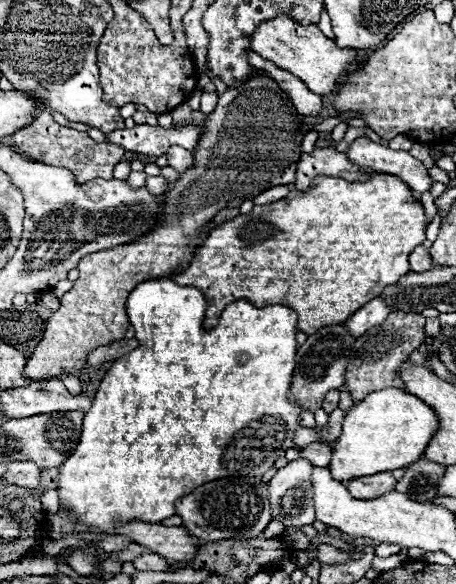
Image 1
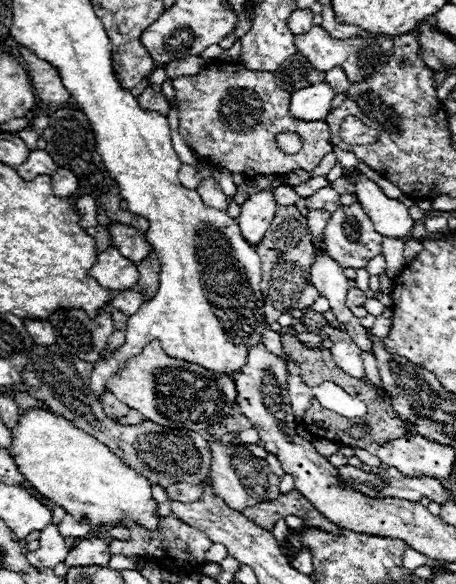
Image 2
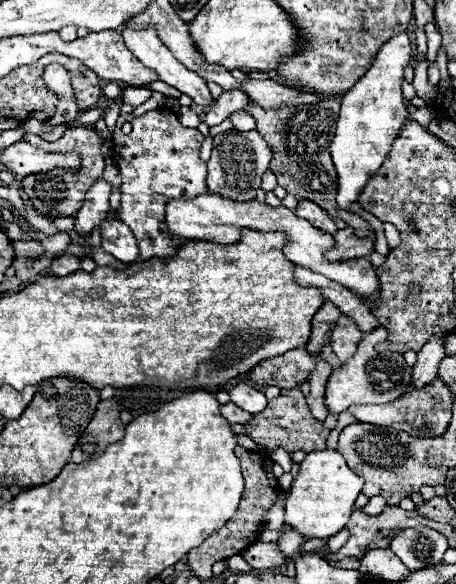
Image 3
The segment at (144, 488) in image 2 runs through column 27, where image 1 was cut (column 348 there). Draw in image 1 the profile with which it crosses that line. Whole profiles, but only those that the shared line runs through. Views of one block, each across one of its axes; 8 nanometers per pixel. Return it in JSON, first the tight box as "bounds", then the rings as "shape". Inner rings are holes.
{"bounds":[330,388,436,482],"shape":[[[384,388],[372,392],[346,412],[342,434],[334,442],[330,470],[336,480],[348,482],[352,478],[404,468],[422,458],[428,442],[436,432],[436,412],[414,394],[408,394],[400,388]]]}

